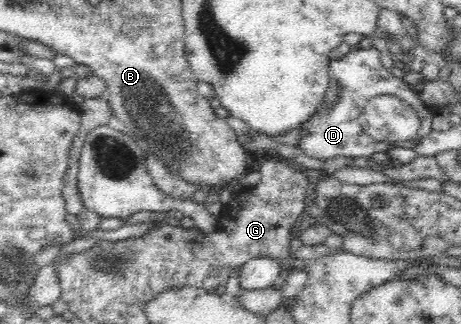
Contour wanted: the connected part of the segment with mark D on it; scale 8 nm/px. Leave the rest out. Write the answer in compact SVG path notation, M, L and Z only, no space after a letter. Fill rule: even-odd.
M375 48L350 51L339 59L331 60L329 69L329 77L338 81L340 92L331 104L325 103L325 105L322 105L299 128L303 131L303 134L298 147L304 155L323 161L335 157L349 157L351 159L365 157L371 159L374 153L387 152L396 146L414 149L419 140L432 130L434 110L420 101L412 90L412 85L405 82L403 78L393 76L389 69L385 69L381 64L379 52ZM385 94L402 99L418 113L420 128L415 139L405 143L391 144L388 141L375 141L363 131L359 123L359 115L361 115L363 108L373 97Z

